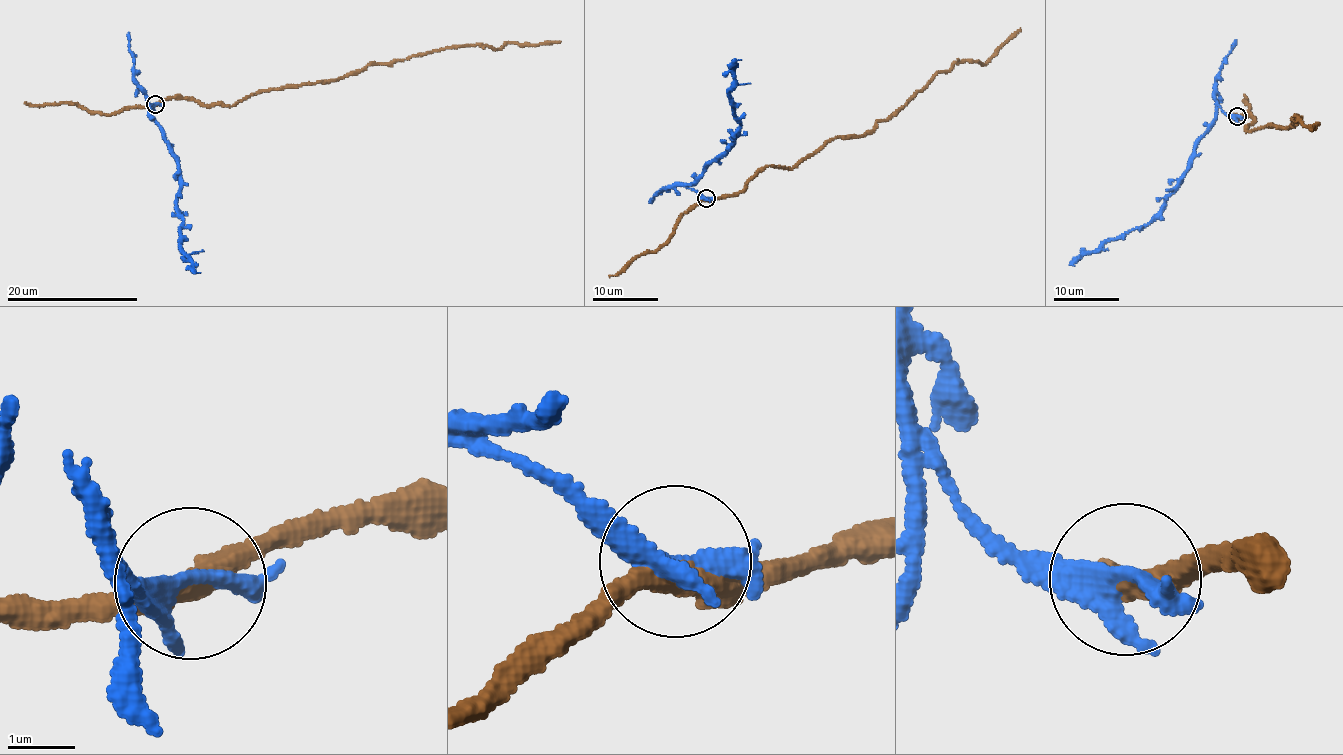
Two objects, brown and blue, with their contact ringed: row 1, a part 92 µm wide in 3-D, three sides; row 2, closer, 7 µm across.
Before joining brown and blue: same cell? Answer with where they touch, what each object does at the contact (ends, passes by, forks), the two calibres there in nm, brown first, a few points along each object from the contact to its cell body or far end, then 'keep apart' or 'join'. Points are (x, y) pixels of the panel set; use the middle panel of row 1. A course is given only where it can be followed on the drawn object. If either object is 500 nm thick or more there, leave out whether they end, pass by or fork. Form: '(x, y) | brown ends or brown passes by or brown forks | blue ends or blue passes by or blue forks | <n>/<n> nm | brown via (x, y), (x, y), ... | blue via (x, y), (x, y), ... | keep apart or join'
(706, 198) | brown passes by | blue forks | 340/240 nm | brown via (706, 198), (735, 196), (769, 165), (794, 168), (834, 138), (873, 132), (938, 73), (988, 64), (1020, 28) | blue via (706, 198), (688, 186), (733, 146), (732, 139), (740, 123), (730, 94), (732, 69), (741, 59) | keep apart

